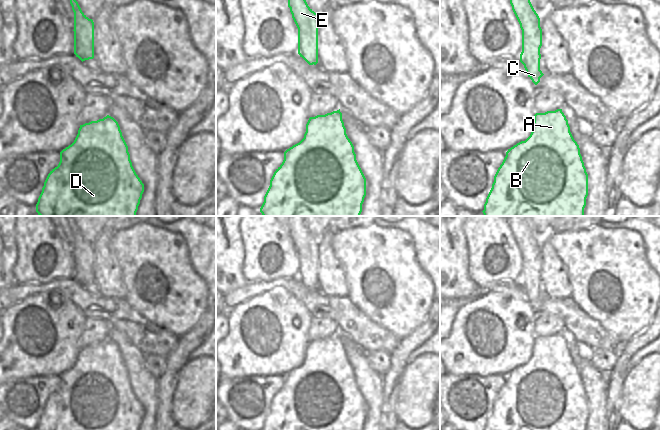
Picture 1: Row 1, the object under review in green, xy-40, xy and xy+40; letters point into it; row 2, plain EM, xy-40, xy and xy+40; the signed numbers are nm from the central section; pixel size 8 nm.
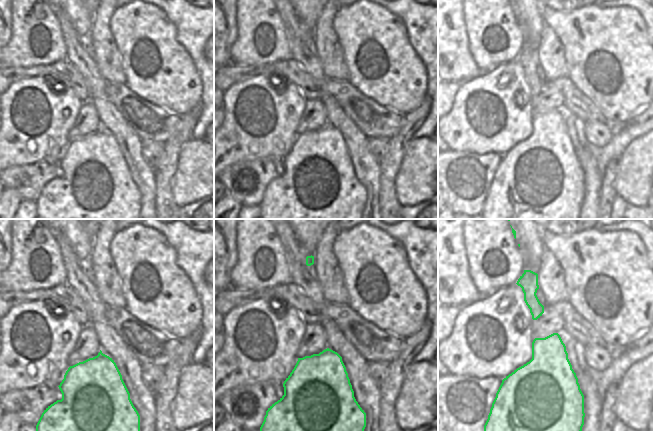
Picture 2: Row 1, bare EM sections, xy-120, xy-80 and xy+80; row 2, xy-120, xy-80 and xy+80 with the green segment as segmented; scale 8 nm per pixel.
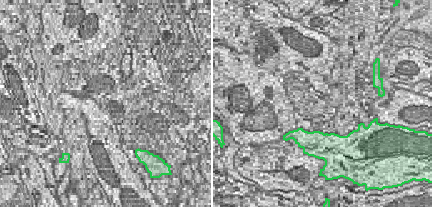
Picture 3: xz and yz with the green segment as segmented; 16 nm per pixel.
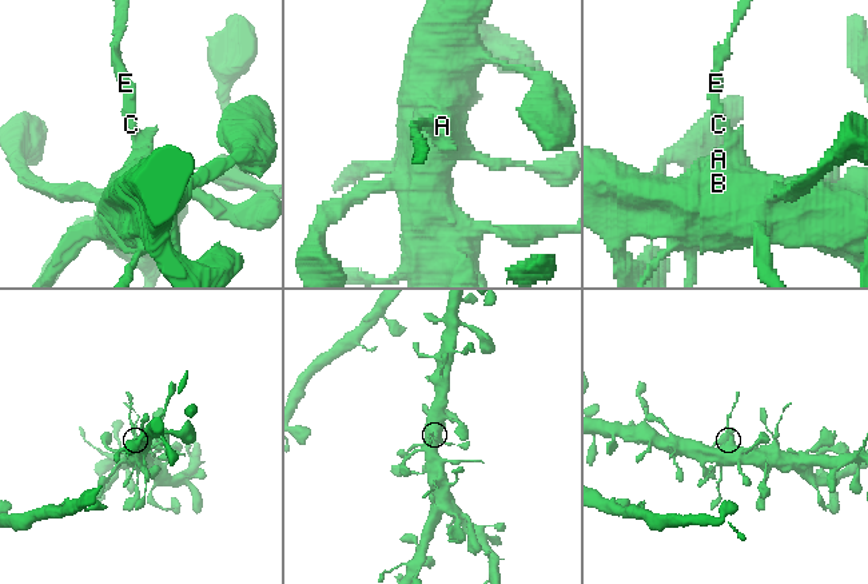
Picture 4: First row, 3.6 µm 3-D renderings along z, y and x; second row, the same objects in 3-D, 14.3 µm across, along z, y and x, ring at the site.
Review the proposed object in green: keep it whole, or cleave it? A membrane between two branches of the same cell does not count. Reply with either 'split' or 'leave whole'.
split

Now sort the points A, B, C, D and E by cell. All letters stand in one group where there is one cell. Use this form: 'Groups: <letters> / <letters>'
Groups: A B C D / E

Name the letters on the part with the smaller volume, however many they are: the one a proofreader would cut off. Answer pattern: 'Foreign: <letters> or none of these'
Foreign: E

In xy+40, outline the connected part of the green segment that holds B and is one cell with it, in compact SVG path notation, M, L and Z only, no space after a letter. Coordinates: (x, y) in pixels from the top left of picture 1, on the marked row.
M557 109L555 111L547 111L545 113L536 113L534 115L534 122L532 124L532 132L530 136L525 141L521 141L508 149L502 164L494 176L494 182L486 198L484 210L482 212L484 216L584 216L584 208L586 206L587 196L588 174L580 154L579 145L574 140L570 132L568 120L562 112L562 109Z

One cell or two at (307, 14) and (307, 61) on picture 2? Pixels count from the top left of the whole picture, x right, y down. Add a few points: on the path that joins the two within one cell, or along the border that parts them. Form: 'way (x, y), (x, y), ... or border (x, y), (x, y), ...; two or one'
border (293, 10), (299, 21), (310, 31); two

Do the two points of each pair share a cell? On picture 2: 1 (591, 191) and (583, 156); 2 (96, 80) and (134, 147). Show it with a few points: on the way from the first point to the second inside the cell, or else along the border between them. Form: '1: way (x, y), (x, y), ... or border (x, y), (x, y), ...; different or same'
1: way (591, 182), (590, 165); same
2: way (98, 97), (110, 119), (121, 130); same

